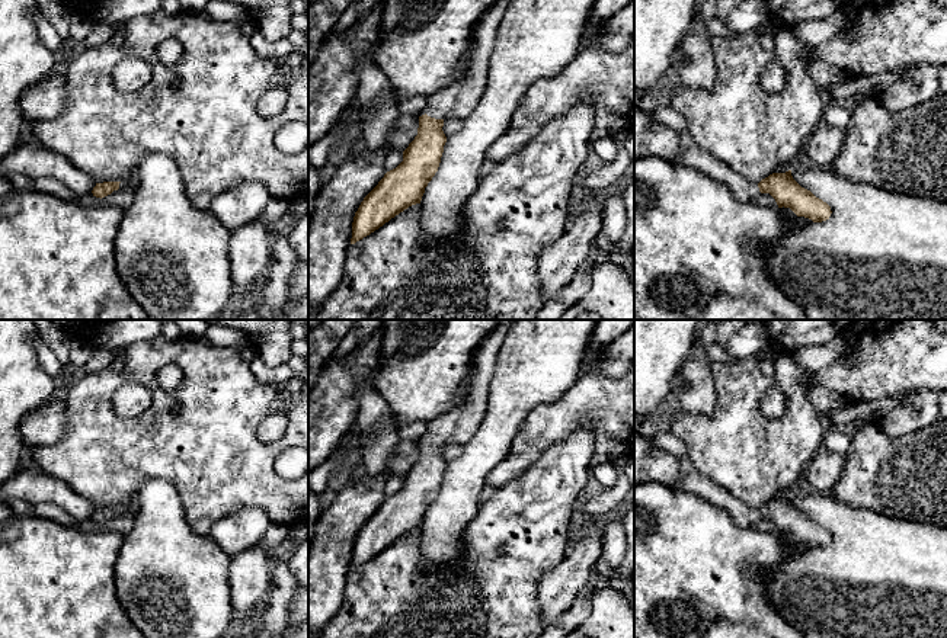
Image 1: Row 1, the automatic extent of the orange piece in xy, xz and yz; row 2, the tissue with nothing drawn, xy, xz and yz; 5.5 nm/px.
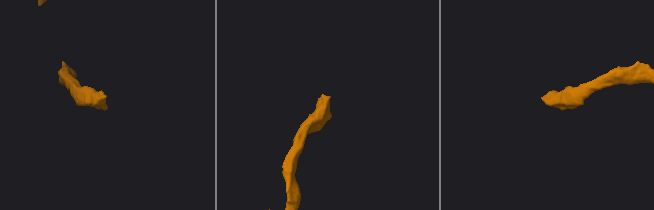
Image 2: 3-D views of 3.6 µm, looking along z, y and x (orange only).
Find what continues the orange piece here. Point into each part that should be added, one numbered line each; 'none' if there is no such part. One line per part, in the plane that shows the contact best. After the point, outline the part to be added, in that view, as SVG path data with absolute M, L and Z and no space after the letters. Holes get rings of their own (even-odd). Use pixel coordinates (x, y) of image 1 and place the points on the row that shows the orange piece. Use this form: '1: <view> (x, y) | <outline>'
1: xz (457, 101) | M498 0L473 31L471 52L463 76L426 97L426 115L435 119L465 119L477 105L487 81L487 68L496 32L509 0Z

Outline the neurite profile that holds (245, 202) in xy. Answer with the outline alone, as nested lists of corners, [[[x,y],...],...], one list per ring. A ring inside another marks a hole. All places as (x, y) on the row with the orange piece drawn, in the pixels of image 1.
[[[240,182],[217,195],[207,208],[230,231],[259,219],[272,199],[260,182]]]

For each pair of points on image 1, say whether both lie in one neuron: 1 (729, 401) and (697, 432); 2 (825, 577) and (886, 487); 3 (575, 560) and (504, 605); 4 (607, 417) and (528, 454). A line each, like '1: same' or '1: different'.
1: same
2: different
3: different
4: same

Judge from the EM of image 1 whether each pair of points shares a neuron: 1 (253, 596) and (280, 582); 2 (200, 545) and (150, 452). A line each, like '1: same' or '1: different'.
1: different
2: different

